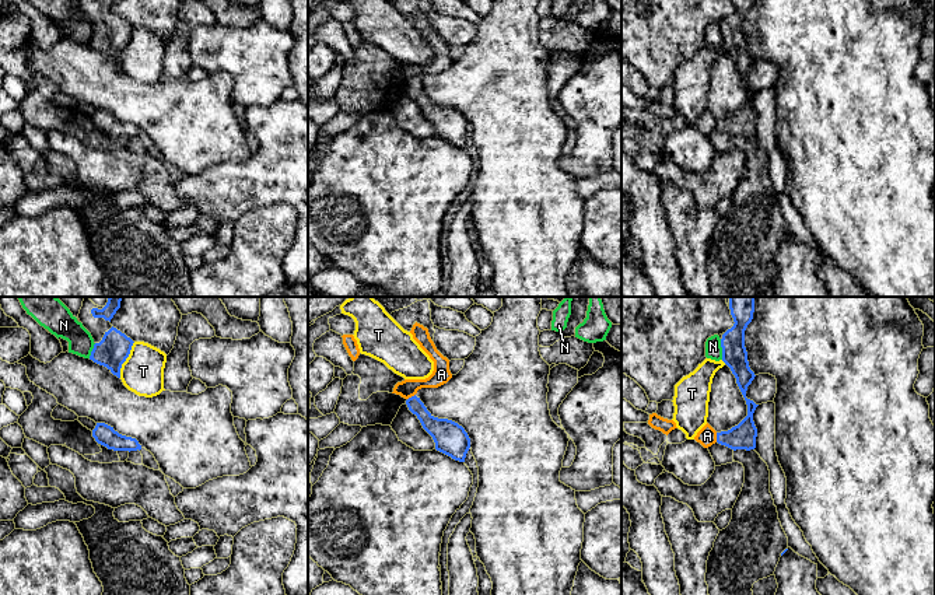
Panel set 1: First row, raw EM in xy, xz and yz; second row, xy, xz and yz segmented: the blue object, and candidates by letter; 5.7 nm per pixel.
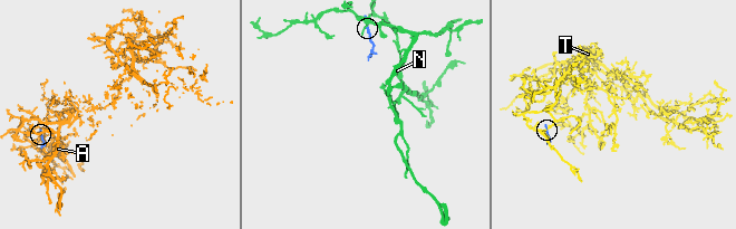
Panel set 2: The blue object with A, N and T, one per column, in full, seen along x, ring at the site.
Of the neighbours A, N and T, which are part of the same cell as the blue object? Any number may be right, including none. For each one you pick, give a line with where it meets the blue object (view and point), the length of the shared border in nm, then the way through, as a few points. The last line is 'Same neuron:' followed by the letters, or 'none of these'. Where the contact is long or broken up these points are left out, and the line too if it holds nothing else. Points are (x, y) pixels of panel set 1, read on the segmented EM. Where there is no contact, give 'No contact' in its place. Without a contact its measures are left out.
Same neuron: none of these

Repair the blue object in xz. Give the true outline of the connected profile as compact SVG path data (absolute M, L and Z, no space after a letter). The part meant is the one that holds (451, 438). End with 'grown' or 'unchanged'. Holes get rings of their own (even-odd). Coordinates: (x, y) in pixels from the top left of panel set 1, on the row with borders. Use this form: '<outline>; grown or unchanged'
M416 395L406 400L409 410L417 416L423 428L433 437L435 449L455 461L465 462L470 438L465 428L448 419L434 417Z; unchanged

